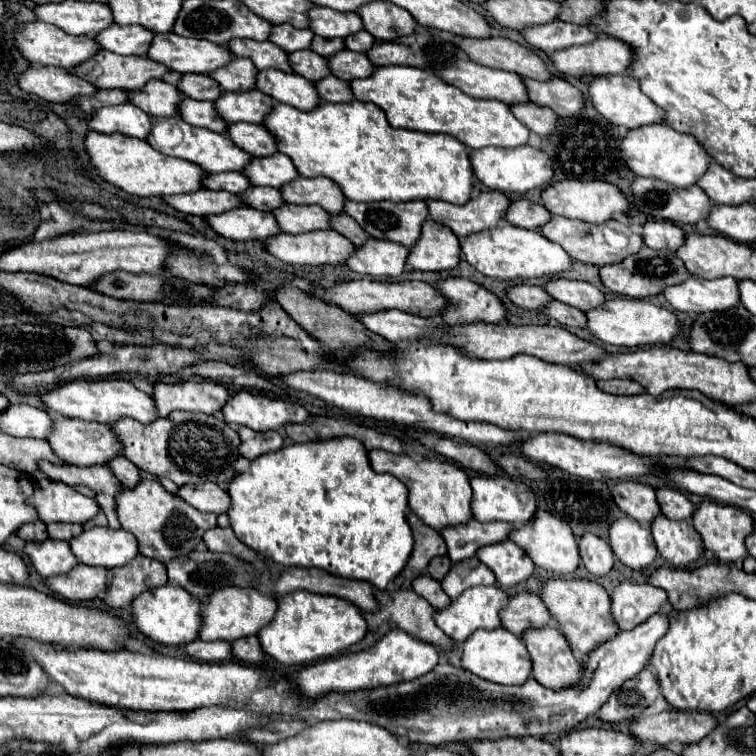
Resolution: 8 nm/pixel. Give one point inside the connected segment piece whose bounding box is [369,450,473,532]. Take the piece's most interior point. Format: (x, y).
(440, 494)

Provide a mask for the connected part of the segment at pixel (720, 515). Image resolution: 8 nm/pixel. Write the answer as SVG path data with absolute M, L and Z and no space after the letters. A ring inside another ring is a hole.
M705 500L693 514L693 526L701 534L705 548L715 552L723 564L747 556L745 538L753 534L753 518L741 508Z

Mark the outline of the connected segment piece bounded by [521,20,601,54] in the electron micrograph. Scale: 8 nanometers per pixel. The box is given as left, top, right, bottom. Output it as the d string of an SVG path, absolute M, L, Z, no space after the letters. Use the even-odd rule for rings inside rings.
M561 20L521 30L521 34L525 36L525 40L531 46L535 46L547 54L571 48L571 46L579 46L579 44L589 44L589 42L595 42L597 38L601 38L601 34L589 30L587 26L577 26L577 24L569 24L569 22L561 22Z

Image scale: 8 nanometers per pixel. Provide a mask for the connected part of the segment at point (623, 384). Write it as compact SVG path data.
M627 378L597 380L597 386L599 386L603 392L609 392L609 394L641 394L641 392L643 392L641 384L637 384L637 382L633 382L633 380L627 380Z

